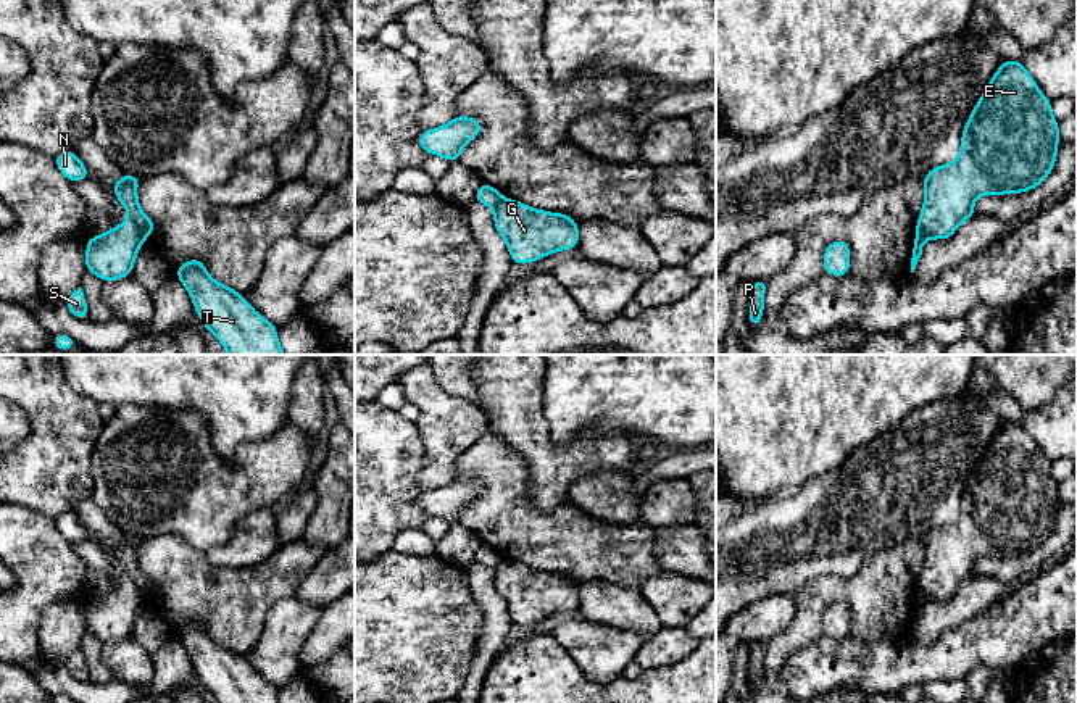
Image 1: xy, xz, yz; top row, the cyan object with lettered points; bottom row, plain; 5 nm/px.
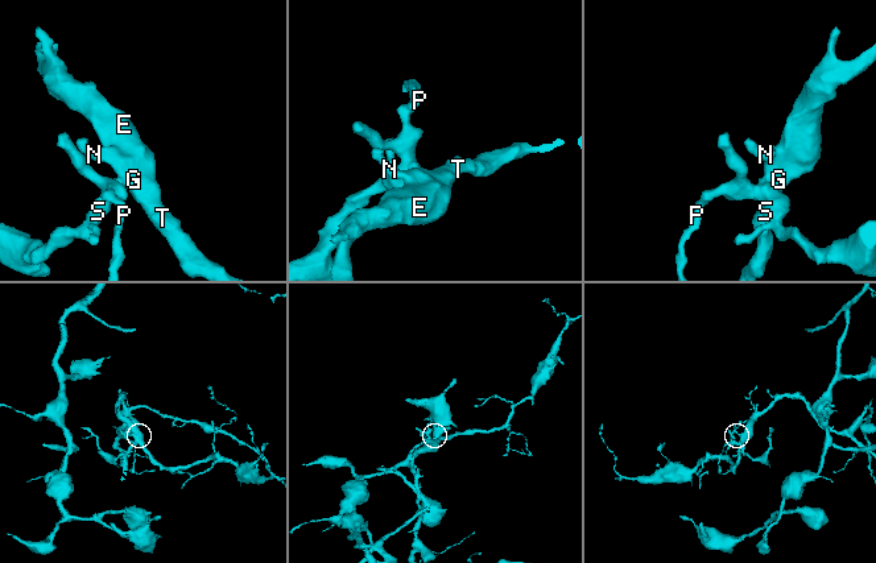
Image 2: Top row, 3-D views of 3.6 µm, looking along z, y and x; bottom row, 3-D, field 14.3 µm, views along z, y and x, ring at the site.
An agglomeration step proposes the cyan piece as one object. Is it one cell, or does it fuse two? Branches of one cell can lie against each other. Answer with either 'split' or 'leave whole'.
split

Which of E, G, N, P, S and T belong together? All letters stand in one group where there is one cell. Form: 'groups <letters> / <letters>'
groups E G N T / P S

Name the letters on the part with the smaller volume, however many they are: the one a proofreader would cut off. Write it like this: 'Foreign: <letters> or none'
Foreign: P, S

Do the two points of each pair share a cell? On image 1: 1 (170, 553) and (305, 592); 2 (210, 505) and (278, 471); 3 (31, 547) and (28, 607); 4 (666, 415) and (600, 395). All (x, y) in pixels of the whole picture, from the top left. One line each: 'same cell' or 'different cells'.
1: different cells
2: same cell
3: same cell
4: same cell

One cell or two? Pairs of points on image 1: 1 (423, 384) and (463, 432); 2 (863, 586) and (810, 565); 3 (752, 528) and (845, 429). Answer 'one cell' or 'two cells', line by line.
1: one cell
2: two cells
3: two cells

